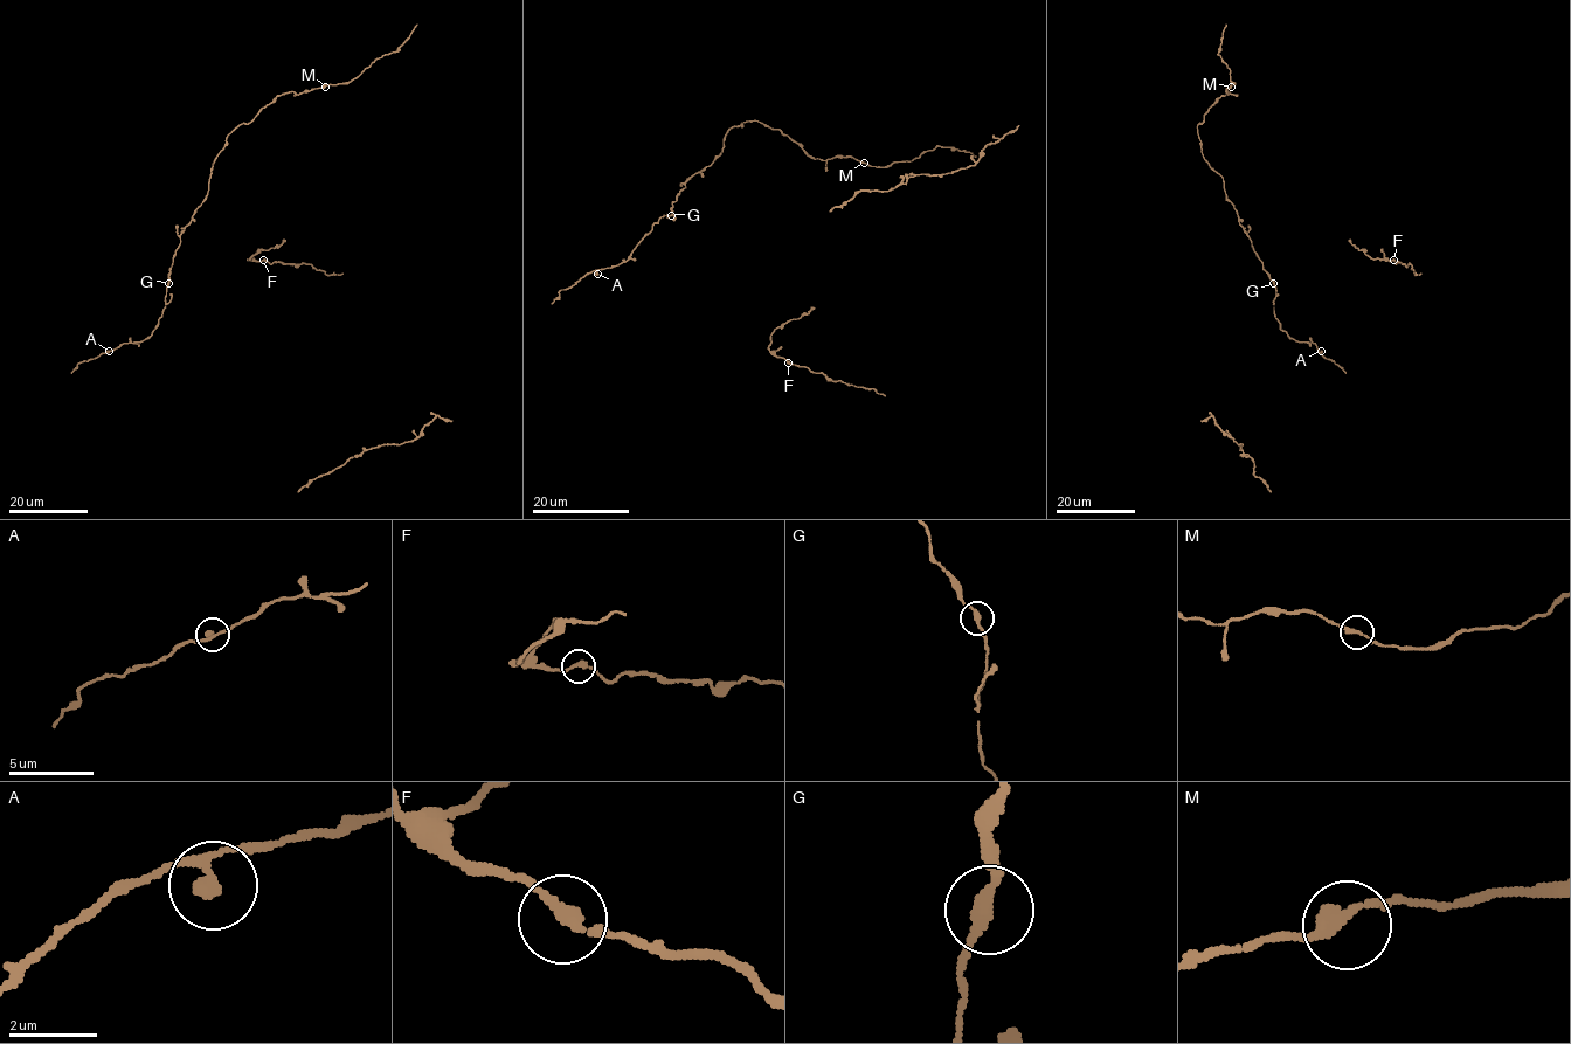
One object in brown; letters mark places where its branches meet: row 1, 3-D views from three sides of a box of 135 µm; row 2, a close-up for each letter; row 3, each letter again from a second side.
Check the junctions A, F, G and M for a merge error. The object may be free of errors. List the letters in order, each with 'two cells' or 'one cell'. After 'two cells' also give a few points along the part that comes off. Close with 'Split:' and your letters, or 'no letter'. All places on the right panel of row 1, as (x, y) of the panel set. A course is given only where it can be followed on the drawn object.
A: one cell
F: one cell
G: one cell
M: one cell
Split: no letter

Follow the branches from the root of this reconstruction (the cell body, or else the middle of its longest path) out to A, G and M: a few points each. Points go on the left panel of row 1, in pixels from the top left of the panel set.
A: (166, 297), (163, 313), (149, 337), (124, 343), (109, 351)
G: (166, 297), (168, 283)
M: (166, 297), (180, 234), (206, 199), (210, 168), (227, 137), (240, 125), (249, 123), (277, 96), (325, 87)

